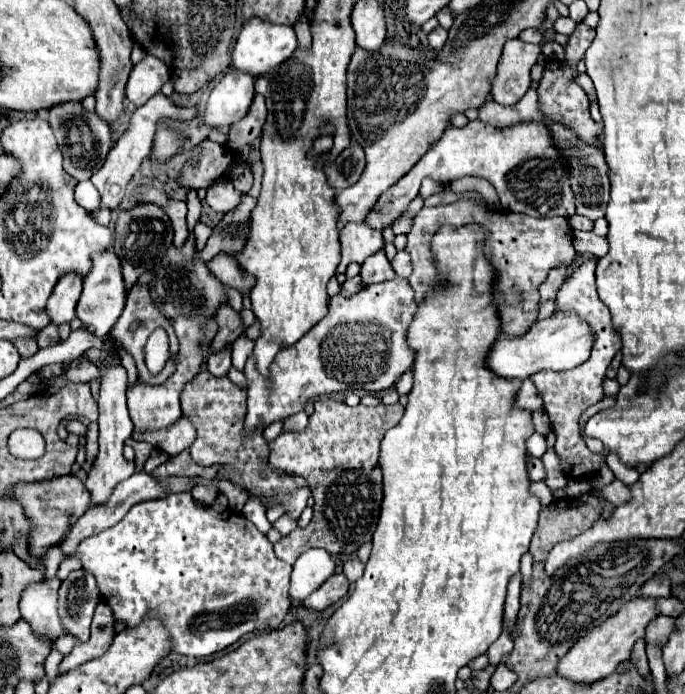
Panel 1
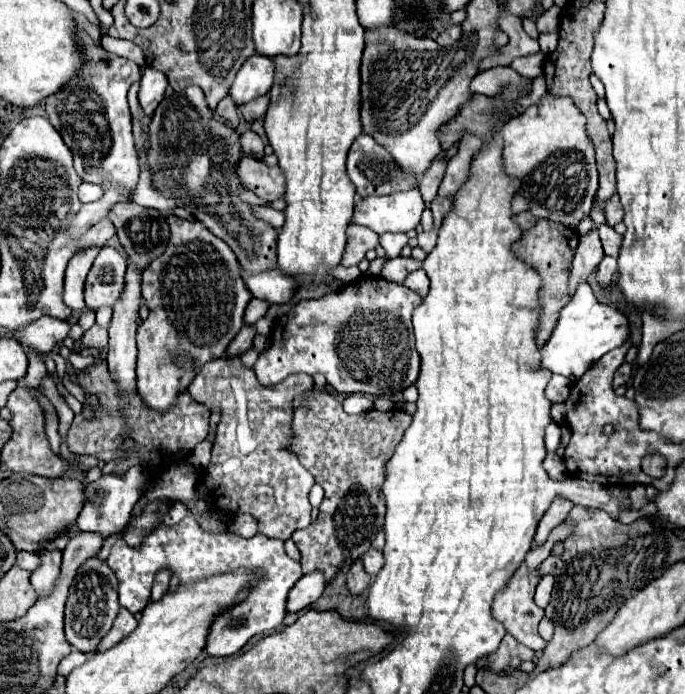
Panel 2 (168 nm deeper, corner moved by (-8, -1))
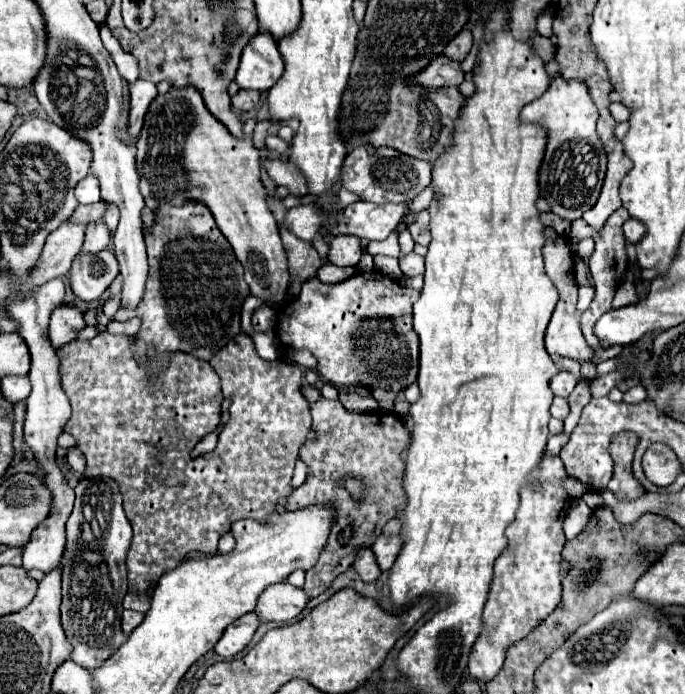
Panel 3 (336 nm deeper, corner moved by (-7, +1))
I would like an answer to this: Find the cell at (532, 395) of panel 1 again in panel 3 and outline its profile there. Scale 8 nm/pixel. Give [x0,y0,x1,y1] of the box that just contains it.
[551,372,577,398]

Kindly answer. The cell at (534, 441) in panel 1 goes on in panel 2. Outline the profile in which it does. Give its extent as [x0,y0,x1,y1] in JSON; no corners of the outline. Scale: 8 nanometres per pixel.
[546,422,560,452]

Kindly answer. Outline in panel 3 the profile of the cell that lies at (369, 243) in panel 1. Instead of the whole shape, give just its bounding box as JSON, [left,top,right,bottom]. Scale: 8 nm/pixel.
[329,234,361,266]

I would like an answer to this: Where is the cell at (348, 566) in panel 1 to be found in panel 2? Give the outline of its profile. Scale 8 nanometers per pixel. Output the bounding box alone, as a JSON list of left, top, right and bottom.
[362,548,384,576]

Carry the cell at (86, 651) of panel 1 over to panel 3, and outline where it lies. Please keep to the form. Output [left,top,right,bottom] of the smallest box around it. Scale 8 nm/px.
[121,610,143,636]

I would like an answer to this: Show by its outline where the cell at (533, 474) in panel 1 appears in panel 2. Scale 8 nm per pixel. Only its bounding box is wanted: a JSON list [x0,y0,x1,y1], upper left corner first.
[544,452,568,480]

